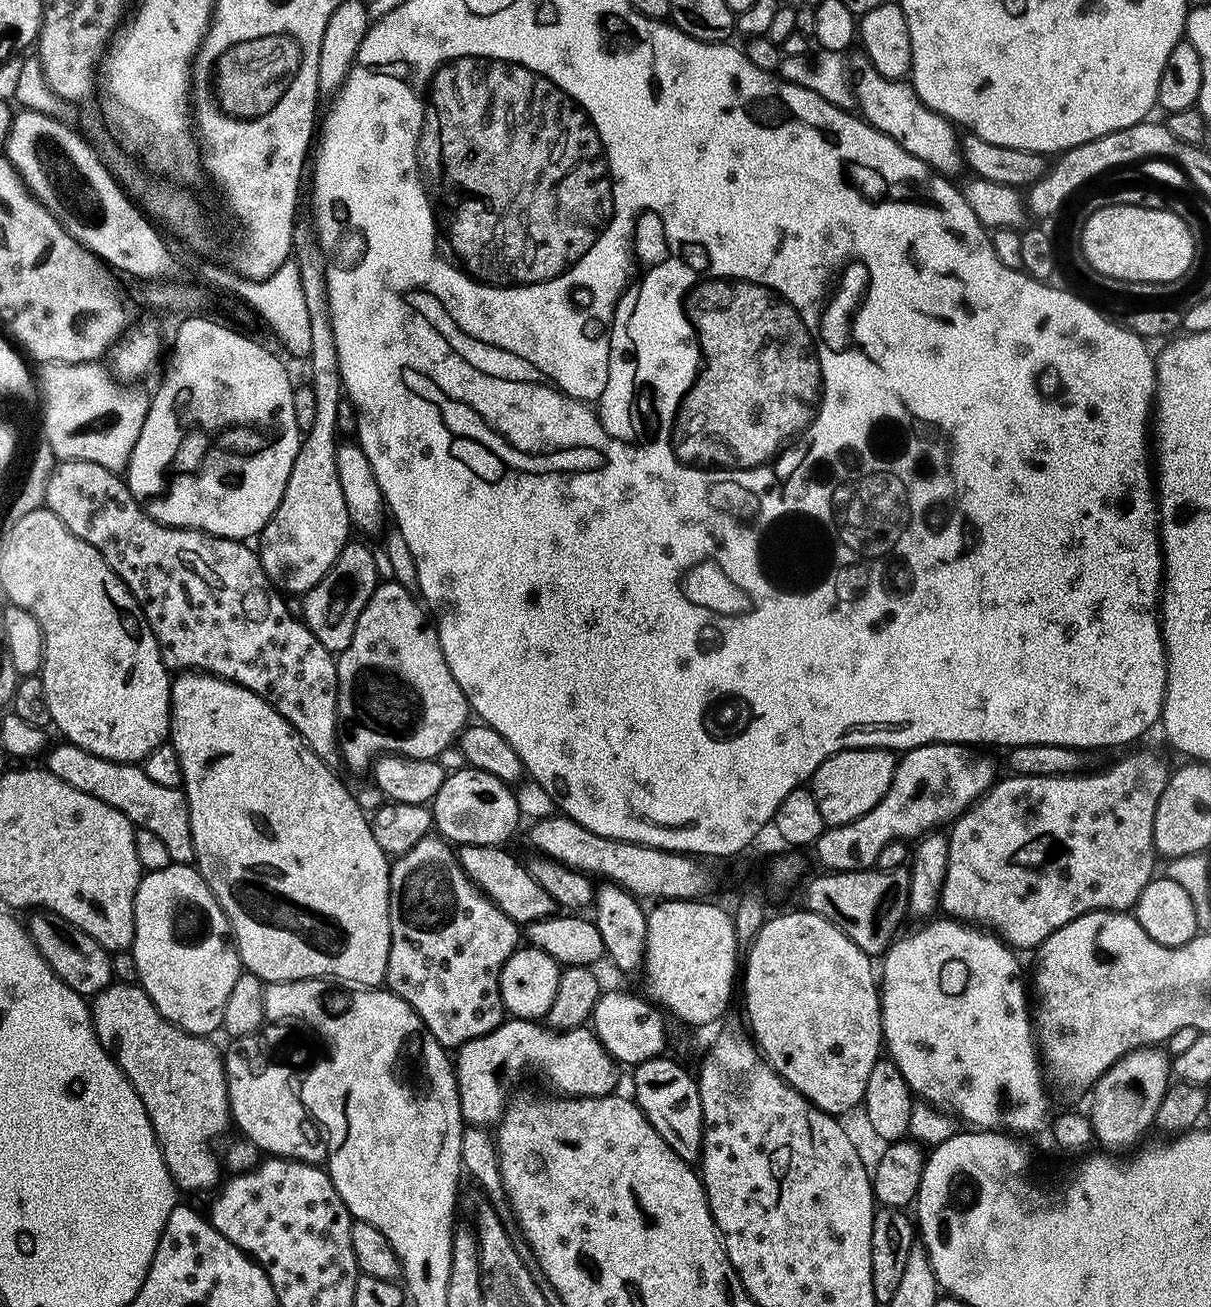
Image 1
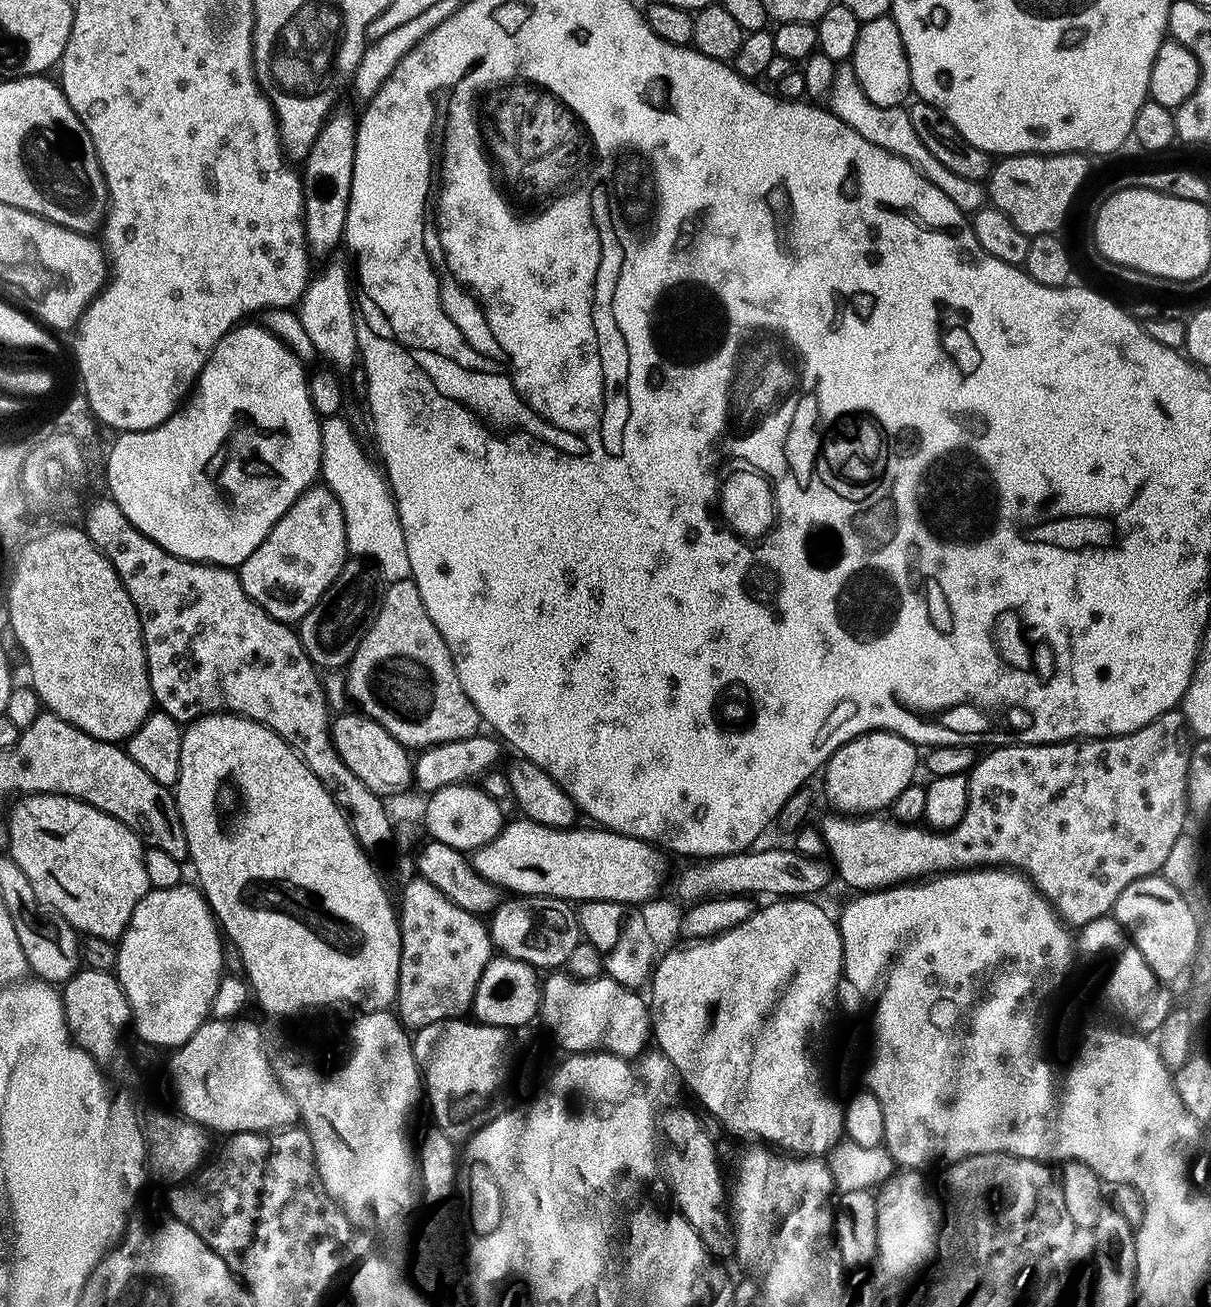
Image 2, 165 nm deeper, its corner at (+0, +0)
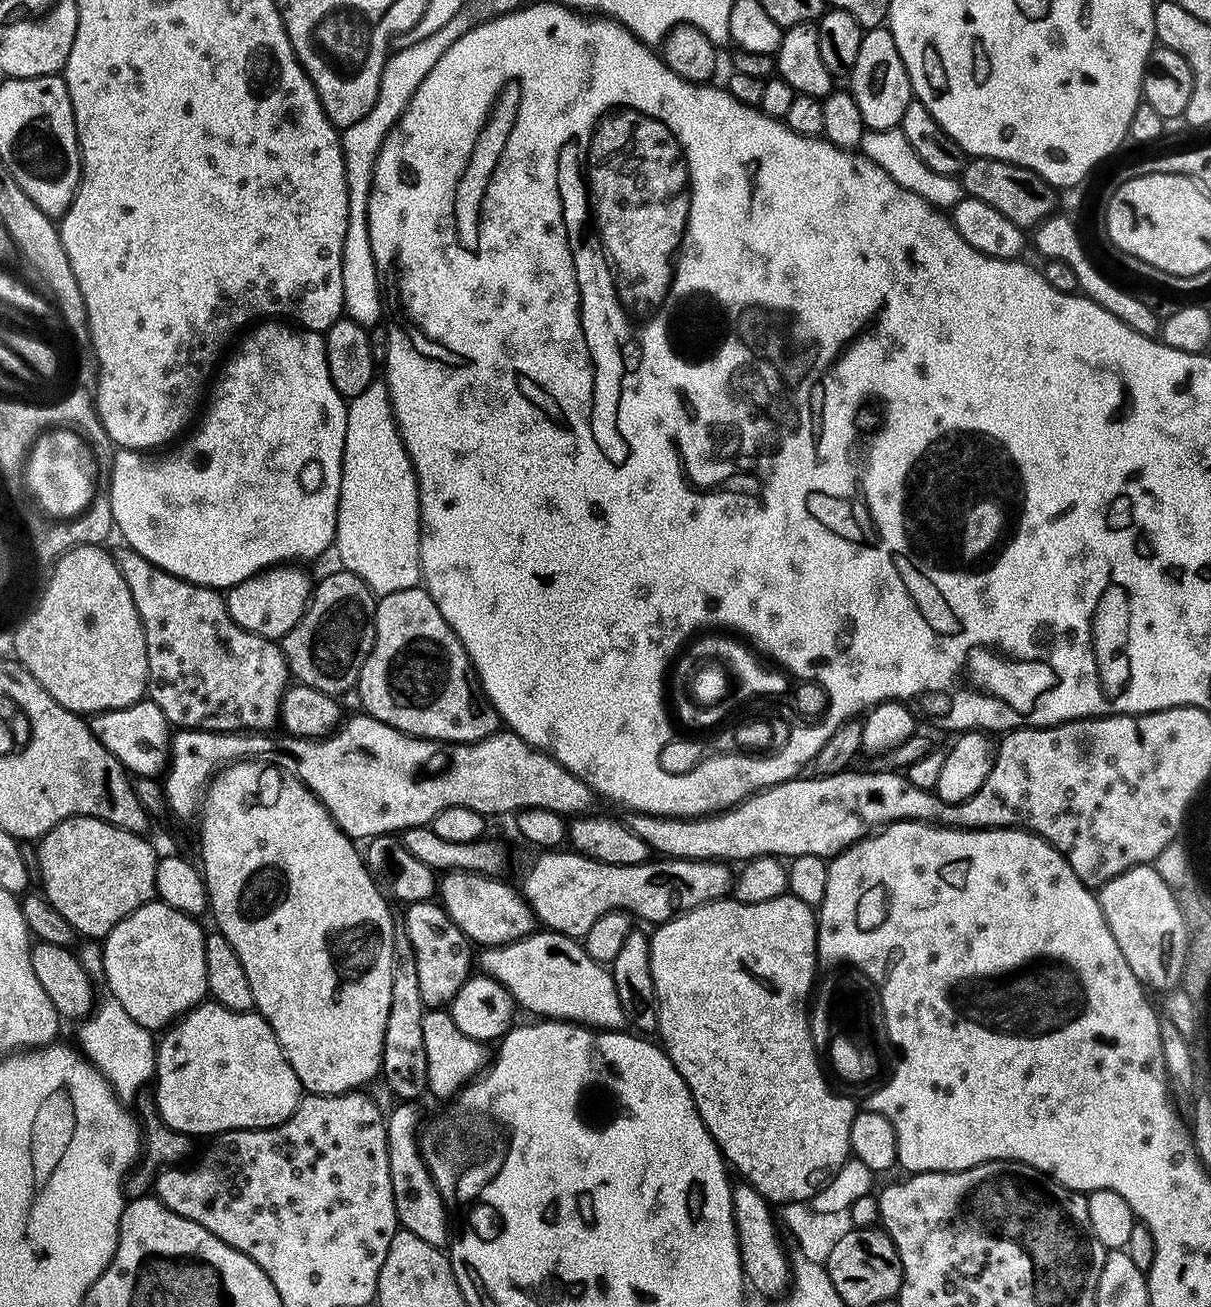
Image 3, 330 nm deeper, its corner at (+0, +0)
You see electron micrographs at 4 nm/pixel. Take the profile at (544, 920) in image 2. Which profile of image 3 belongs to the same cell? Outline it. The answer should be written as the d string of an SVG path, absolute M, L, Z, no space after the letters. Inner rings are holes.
M466 869L447 871L439 877L439 903L454 926L458 926L458 930L462 930L464 937L473 945L496 948L499 944L509 944L537 931L538 921L532 907L517 889L515 892L506 881L498 879L495 875L467 872Z

